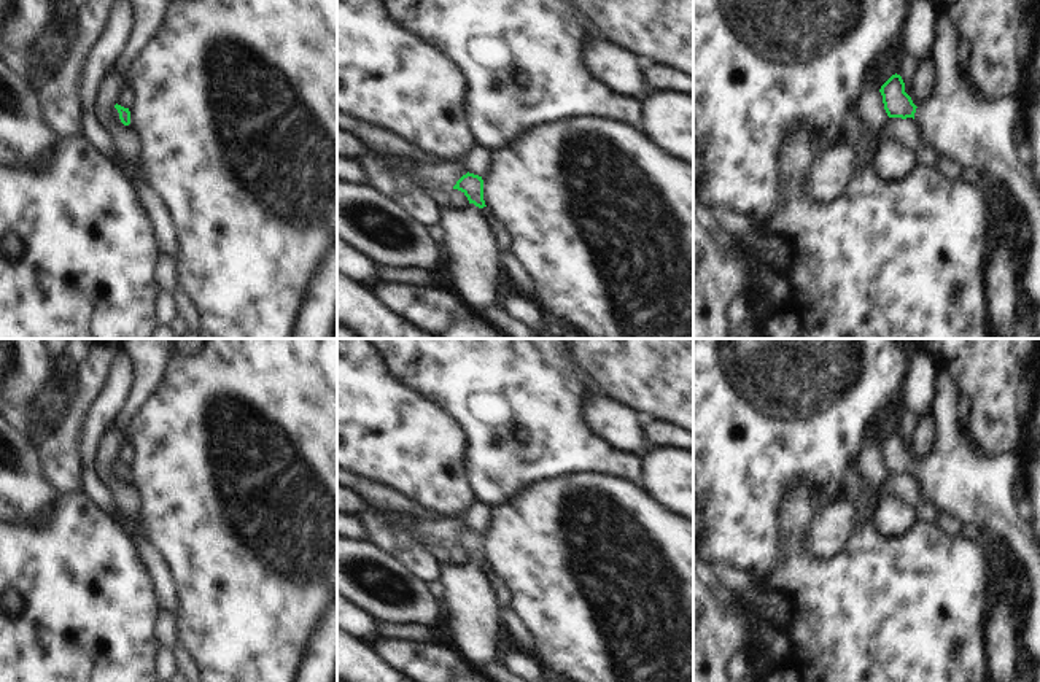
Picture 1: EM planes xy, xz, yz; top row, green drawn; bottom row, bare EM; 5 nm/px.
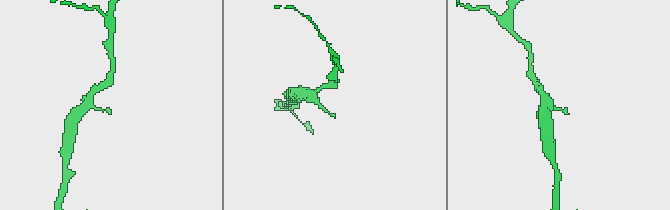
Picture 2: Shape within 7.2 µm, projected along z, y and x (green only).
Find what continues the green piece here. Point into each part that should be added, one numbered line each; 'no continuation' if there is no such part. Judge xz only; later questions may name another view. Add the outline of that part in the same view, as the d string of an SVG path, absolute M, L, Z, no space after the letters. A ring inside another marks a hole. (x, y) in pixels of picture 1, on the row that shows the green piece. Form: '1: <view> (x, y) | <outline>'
1: xz (471, 251) | M474 203L461 210L440 210L444 248L452 293L474 312L495 307L499 272L498 246L482 210Z

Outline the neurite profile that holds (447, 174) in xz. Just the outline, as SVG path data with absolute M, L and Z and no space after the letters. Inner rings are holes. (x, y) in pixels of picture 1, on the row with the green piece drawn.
M410 162L418 173L445 188L447 191L453 189L453 186L456 184L456 181L466 175L466 169L460 164L455 162L442 162L442 164L417 164L417 162Z

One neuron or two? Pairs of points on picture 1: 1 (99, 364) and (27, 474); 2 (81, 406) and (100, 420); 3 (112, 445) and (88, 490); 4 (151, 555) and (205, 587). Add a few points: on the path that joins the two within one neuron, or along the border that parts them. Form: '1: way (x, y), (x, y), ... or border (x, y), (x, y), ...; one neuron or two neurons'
1: border (38, 442), (37, 461), (40, 476), (56, 492); two neurons
2: border (107, 379), (85, 417), (77, 447); two neurons
3: border (97, 439), (94, 472), (116, 507); two neurons
4: border (139, 536), (147, 539), (161, 557), (178, 598); two neurons

